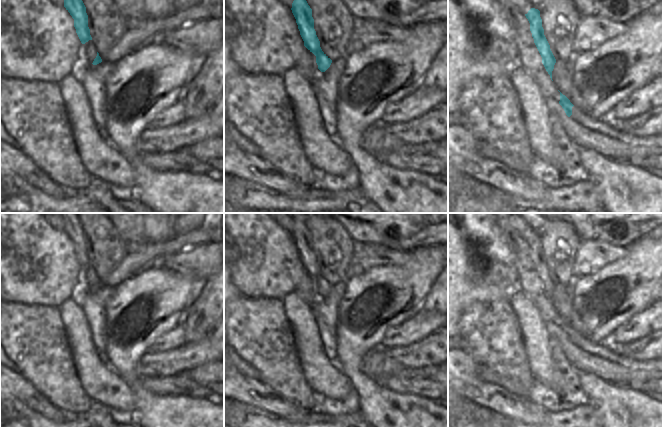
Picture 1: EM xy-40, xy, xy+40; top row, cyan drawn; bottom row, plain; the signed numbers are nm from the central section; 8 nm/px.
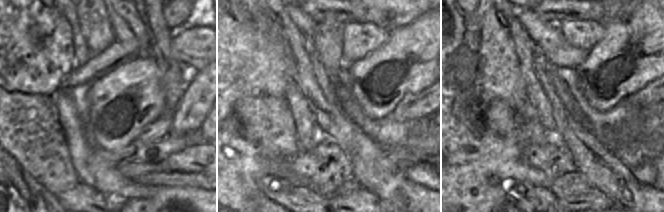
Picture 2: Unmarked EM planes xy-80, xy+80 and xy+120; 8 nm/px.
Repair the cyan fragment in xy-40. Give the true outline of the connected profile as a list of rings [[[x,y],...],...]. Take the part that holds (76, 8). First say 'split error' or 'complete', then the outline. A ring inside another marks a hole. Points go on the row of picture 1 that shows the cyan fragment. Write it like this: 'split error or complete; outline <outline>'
complete; outline [[[64,0],[64,7],[74,19],[74,27],[82,44],[92,40],[88,27],[88,15],[82,0]]]

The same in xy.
complete; outline [[[294,0],[292,13],[296,19],[304,46],[316,56],[316,63],[321,72],[325,72],[331,65],[332,60],[322,51],[320,41],[314,29],[312,9],[306,0]]]

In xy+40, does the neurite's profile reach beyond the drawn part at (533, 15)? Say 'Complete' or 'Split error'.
Complete.

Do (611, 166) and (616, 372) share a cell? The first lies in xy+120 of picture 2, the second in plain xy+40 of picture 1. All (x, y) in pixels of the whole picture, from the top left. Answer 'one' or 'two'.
two

